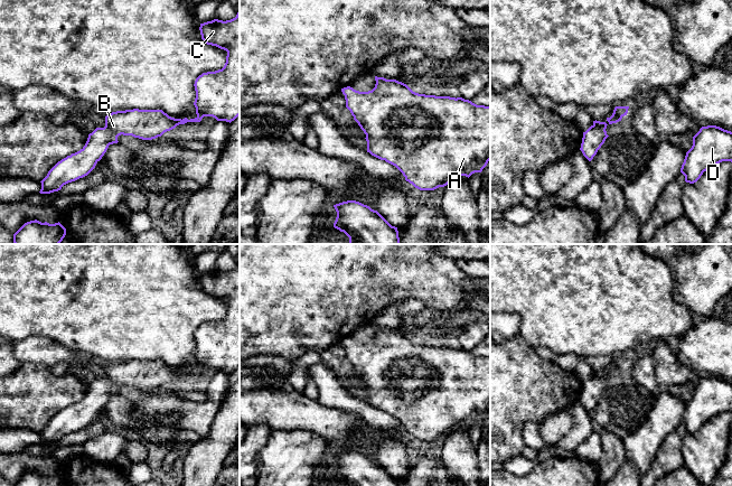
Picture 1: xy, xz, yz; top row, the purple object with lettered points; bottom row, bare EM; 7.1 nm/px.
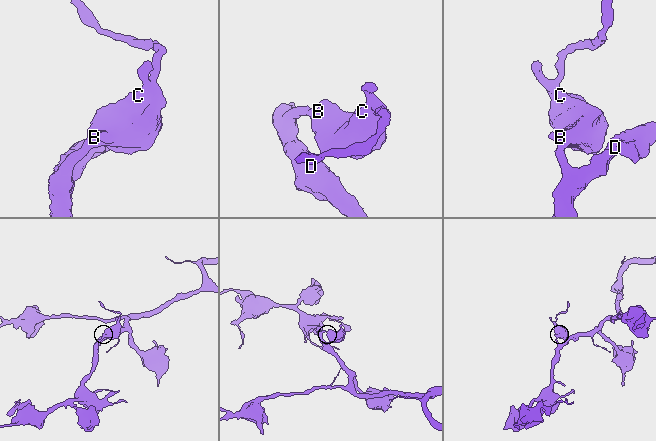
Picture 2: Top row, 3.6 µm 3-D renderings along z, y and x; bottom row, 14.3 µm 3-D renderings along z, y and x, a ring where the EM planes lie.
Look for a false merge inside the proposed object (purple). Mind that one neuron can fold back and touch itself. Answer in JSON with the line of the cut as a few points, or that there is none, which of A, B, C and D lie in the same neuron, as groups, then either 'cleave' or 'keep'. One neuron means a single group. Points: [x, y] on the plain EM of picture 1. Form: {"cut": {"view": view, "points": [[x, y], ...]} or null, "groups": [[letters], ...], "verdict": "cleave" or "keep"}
{"cut": null, "groups": [["A", "B", "C", "D"]], "verdict": "keep"}

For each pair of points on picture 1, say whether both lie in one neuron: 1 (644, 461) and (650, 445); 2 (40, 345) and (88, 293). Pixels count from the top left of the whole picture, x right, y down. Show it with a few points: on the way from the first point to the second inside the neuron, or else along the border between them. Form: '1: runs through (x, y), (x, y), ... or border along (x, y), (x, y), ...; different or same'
1: runs through (644, 457), (646, 449); same
2: border along (21, 338), (47, 336), (60, 342), (71, 349); different

